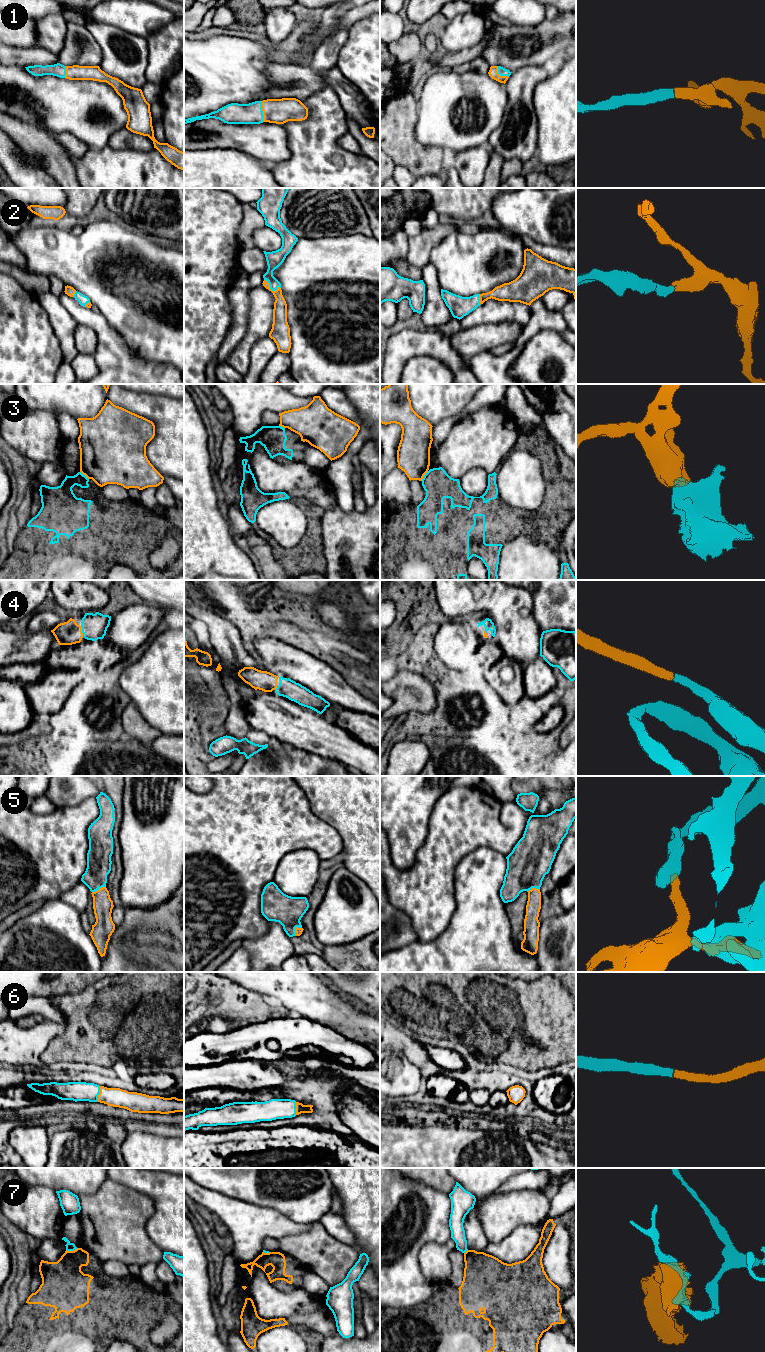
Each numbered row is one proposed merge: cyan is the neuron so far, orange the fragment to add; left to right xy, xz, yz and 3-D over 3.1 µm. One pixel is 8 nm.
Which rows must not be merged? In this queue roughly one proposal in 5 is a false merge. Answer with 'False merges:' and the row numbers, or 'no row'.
False merges: 3, 7

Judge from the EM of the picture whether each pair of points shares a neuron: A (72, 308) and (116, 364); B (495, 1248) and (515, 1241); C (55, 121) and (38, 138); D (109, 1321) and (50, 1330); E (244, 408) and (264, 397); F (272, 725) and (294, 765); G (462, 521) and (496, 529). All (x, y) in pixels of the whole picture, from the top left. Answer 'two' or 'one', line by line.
A: one
B: one
C: two
D: one
E: one
F: two
G: one

